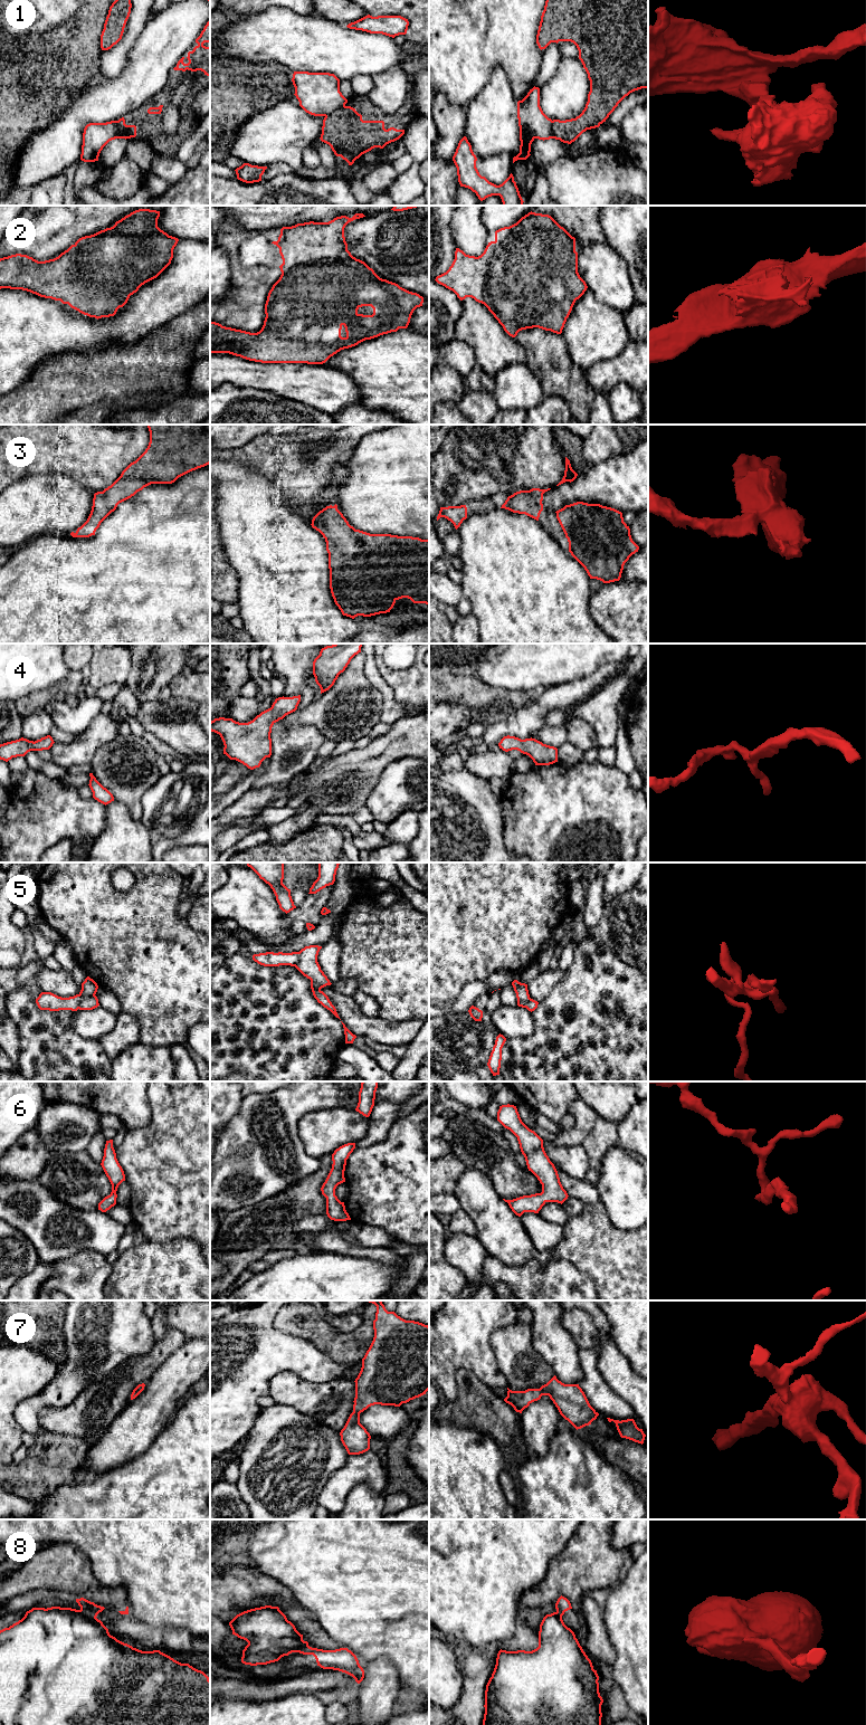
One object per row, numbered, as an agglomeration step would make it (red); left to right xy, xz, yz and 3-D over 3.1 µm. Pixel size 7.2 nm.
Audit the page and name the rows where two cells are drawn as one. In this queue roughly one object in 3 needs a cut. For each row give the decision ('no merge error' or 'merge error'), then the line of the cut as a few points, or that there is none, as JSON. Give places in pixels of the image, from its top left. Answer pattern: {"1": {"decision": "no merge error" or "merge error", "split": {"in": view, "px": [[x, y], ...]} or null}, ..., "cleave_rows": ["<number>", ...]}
{"1": {"decision": "merge error", "split": {"in": "xz", "px": [[344, 105], [325, 116]]}}, "2": {"decision": "no merge error", "split": null}, "3": {"decision": "no merge error", "split": null}, "4": {"decision": "no merge error", "split": null}, "5": {"decision": "merge error", "split": {"in": "xy", "px": [[94, 993], [84, 997], [78, 1008]]}}, "6": {"decision": "no merge error", "split": null}, "7": {"decision": "no merge error", "split": null}, "8": {"decision": "merge error", "split": {"in": "xy", "px": [[79, 1610], [95, 1618]]}}, "cleave_rows": ["1", "5", "8"]}

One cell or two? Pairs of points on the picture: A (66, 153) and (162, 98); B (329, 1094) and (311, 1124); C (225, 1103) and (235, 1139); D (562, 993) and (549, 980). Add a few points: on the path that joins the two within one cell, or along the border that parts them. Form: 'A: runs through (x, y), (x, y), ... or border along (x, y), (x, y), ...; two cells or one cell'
A: border along (145, 102), (122, 116); two cells
B: border along (343, 1107), (320, 1108), (307, 1112), (297, 1125); two cells
C: border along (244, 1097), (239, 1112), (221, 1130); two cells
D: border along (564, 971), (564, 977), (539, 1002); two cells

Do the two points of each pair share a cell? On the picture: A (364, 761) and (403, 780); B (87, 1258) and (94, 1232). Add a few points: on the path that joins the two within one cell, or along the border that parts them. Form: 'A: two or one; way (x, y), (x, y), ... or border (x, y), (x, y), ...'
A: two; border (407, 758), (389, 763), (370, 792)
B: two; border (105, 1255), (92, 1250), (79, 1250), (65, 1259)

